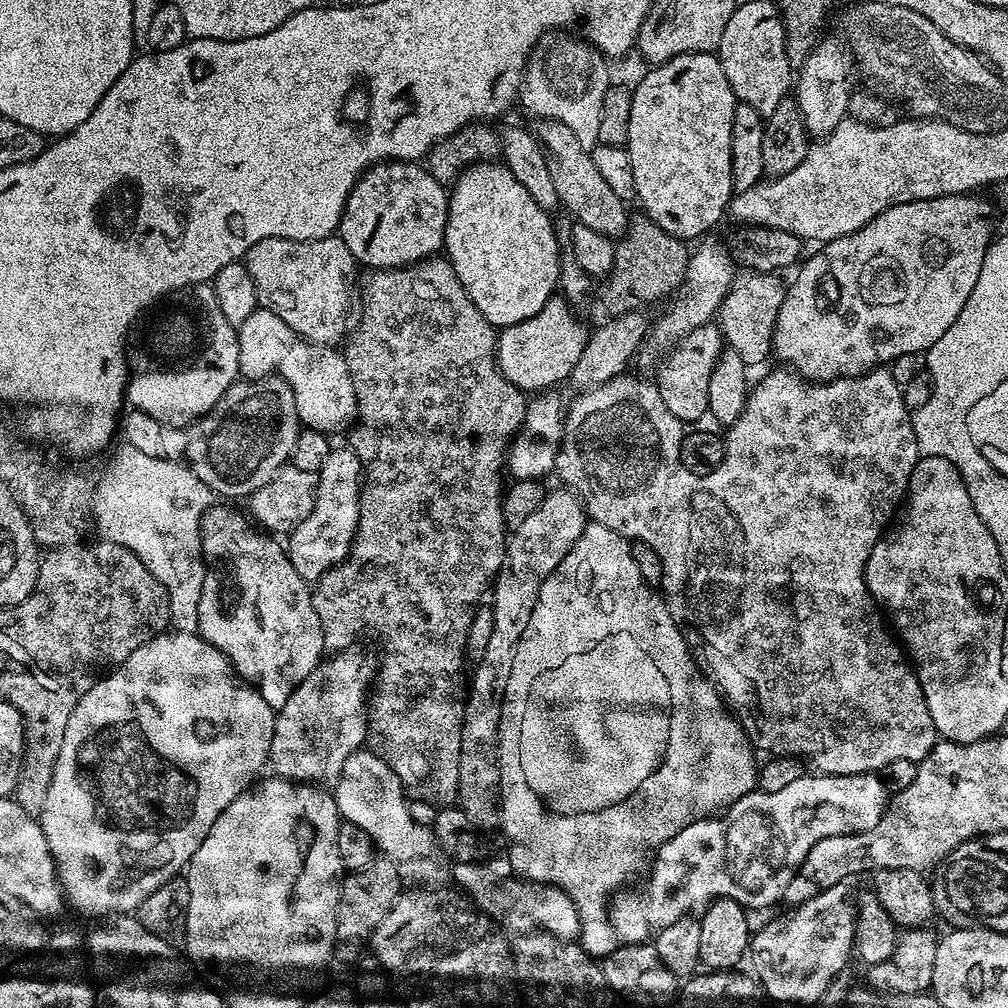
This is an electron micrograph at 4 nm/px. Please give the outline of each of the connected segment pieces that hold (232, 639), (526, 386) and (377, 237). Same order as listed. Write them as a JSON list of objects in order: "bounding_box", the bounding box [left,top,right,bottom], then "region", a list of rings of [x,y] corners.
[{"bounding_box":[198,506,325,710],"region":[[[213,506],[200,521],[200,550],[204,553],[207,571],[198,600],[198,634],[210,642],[210,646],[222,650],[241,680],[262,694],[273,710],[278,710],[286,706],[286,698],[320,665],[325,655],[322,626],[318,614],[314,614],[309,581],[294,570],[281,541],[279,544],[276,541],[279,539],[265,534],[241,512]]]},{"bounding_box":[496,294,590,394],"region":[[[554,294],[534,314],[534,318],[526,318],[517,324],[499,329],[496,337],[496,361],[502,374],[514,386],[518,386],[525,394],[540,394],[545,390],[555,389],[569,379],[578,362],[582,358],[582,350],[590,335],[587,328],[575,316],[573,305],[563,295]]]},{"bounding_box":[338,160,449,270],"region":[[[390,160],[374,164],[360,175],[360,180],[350,190],[338,234],[346,242],[346,250],[356,259],[357,265],[368,267],[368,270],[386,268],[407,268],[419,260],[435,257],[443,249],[446,222],[448,221],[449,189],[429,174],[427,167],[407,160]]]}]

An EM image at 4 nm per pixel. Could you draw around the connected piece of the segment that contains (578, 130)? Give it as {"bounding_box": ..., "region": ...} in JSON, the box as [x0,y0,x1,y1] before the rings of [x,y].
{"bounding_box":[522,31,610,149],"region":[[[567,31],[545,35],[532,50],[524,66],[522,104],[537,117],[557,120],[567,126],[578,137],[582,146],[593,149],[599,140],[599,126],[602,121],[603,100],[610,85],[608,79],[609,57],[599,52],[594,44],[579,35],[568,36]]]}

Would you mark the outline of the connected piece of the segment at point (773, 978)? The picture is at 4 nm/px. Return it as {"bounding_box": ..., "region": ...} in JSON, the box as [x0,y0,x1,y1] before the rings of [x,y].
{"bounding_box":[750,883,856,1004],"region":[[[847,883],[839,884],[838,886],[830,886],[824,892],[819,892],[817,896],[811,896],[806,902],[795,905],[785,916],[780,916],[777,920],[772,920],[760,933],[753,935],[750,940],[750,960],[752,956],[752,964],[754,975],[760,981],[760,987],[772,1000],[781,1000],[784,1004],[812,1004],[815,1002],[823,1001],[827,988],[830,986],[832,980],[840,971],[849,967],[848,959],[853,959],[854,945],[856,943],[856,900],[854,896],[848,893],[849,885]]]}

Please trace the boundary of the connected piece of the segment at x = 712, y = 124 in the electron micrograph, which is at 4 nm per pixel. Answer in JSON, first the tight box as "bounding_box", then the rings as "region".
{"bounding_box":[626,52,738,242],"region":[[[691,52],[667,60],[665,64],[657,64],[647,69],[648,73],[640,80],[640,85],[633,87],[632,103],[630,105],[629,138],[626,145],[630,154],[630,166],[634,170],[634,186],[636,200],[644,207],[643,215],[653,220],[662,230],[679,240],[692,242],[695,236],[708,232],[729,211],[732,203],[732,155],[730,154],[730,134],[734,130],[734,110],[738,103],[734,90],[730,90],[730,82],[720,65],[719,55],[710,52]]]}

